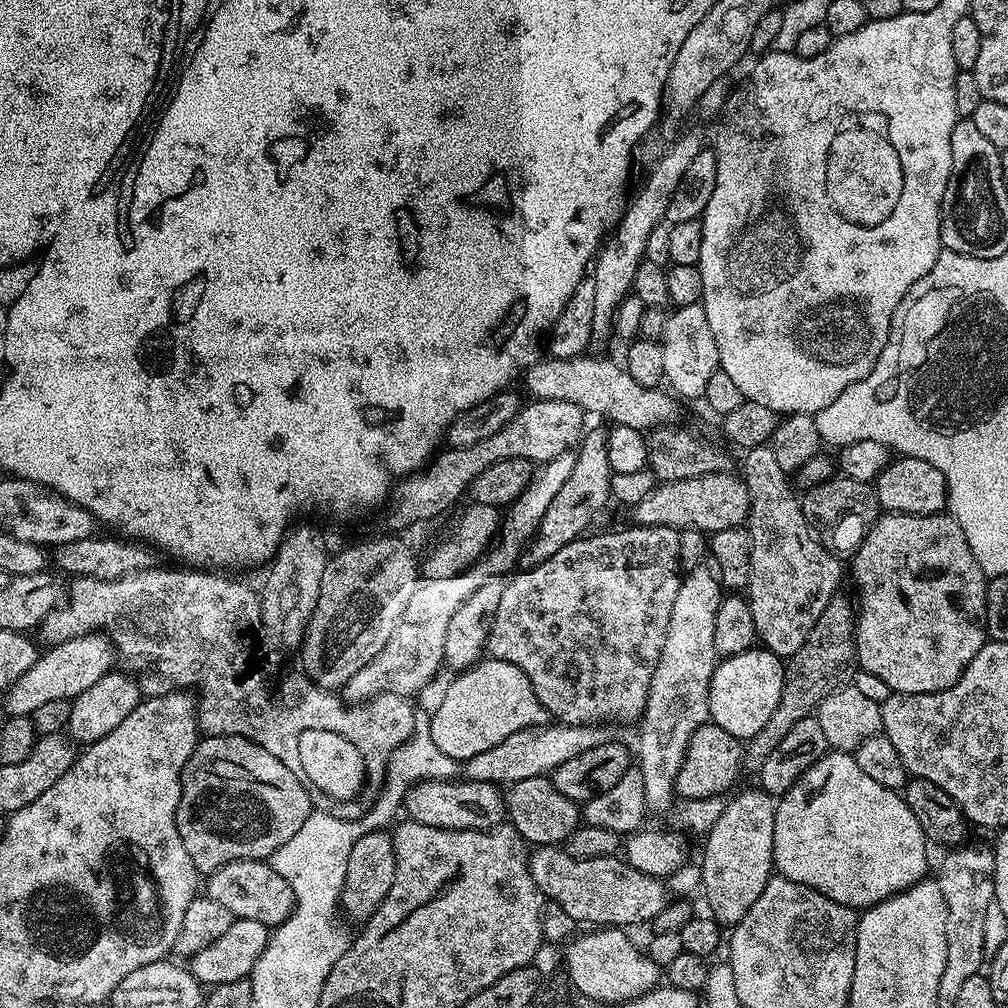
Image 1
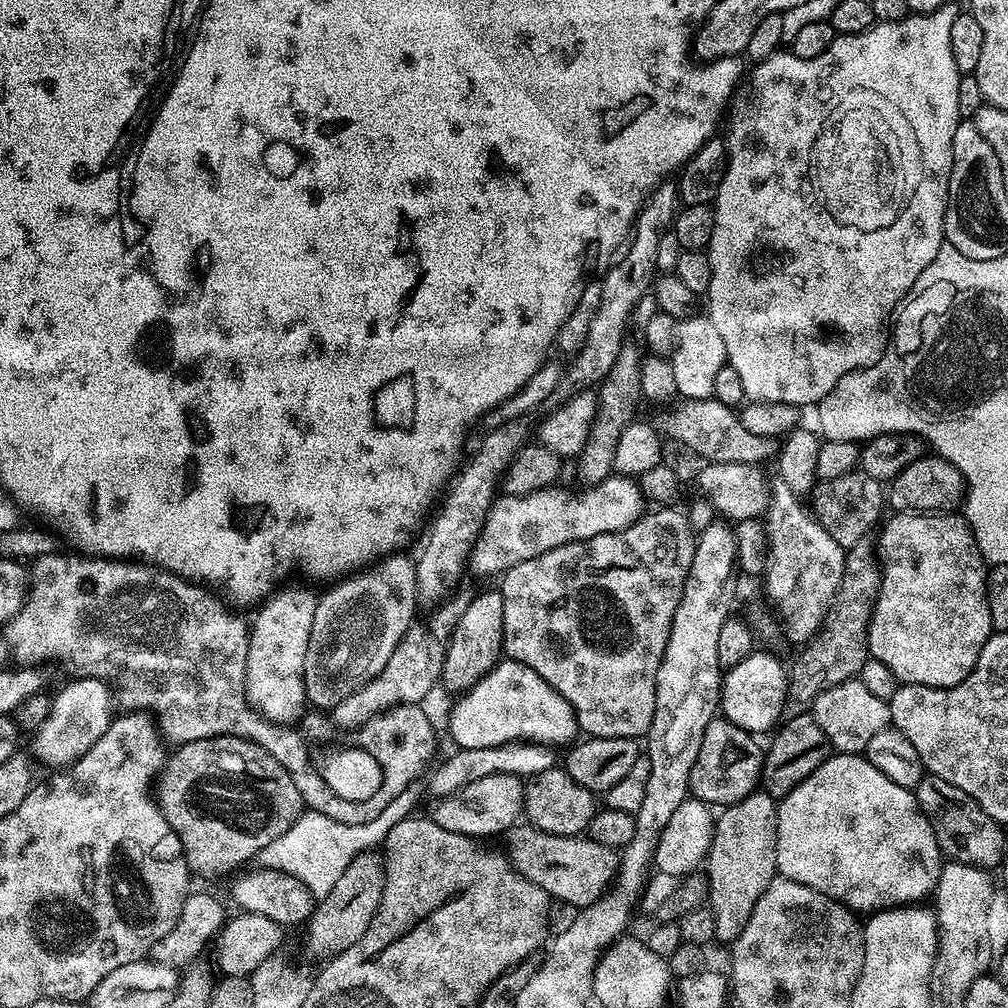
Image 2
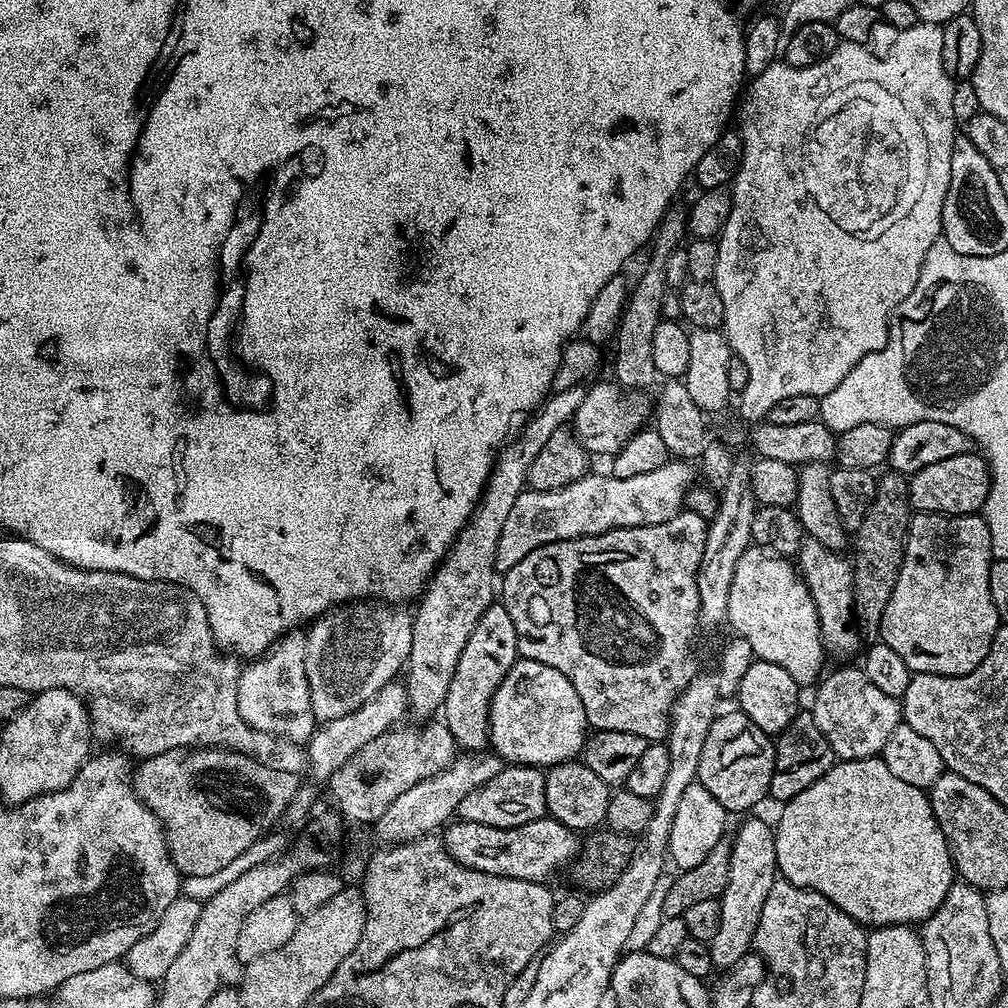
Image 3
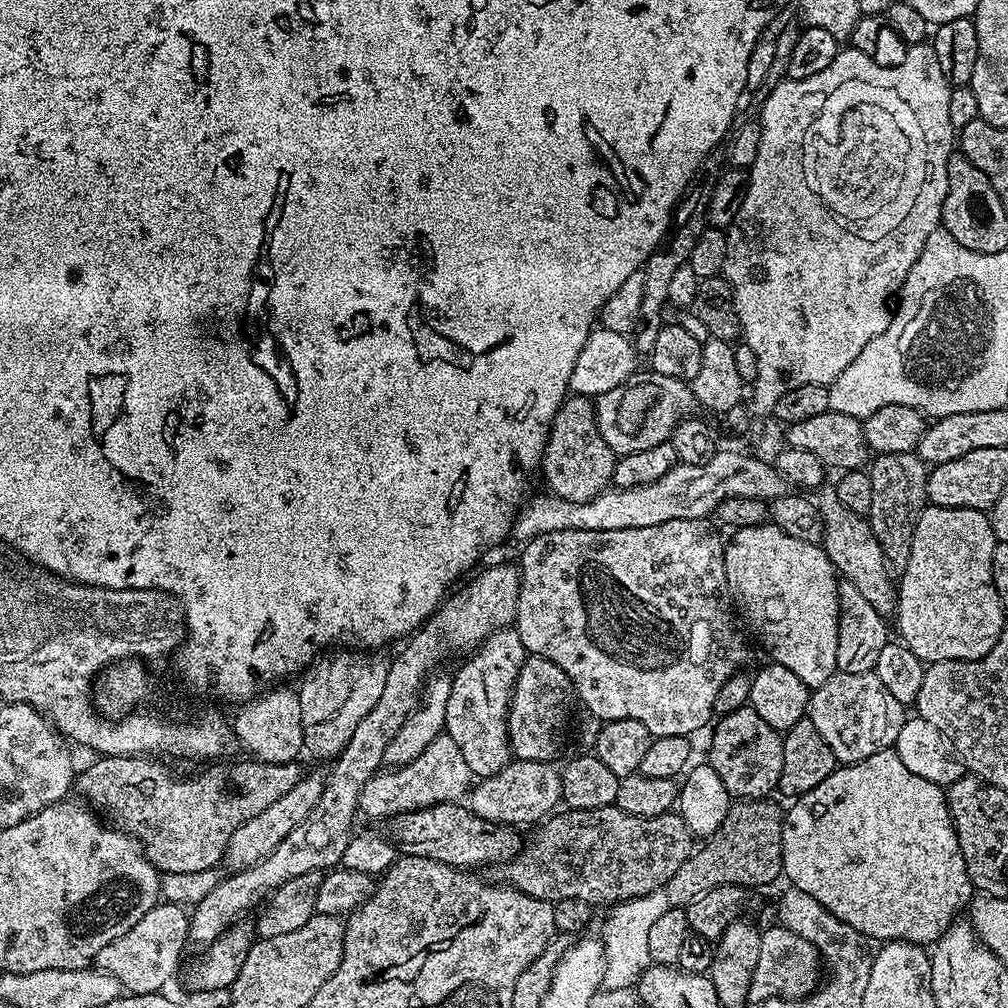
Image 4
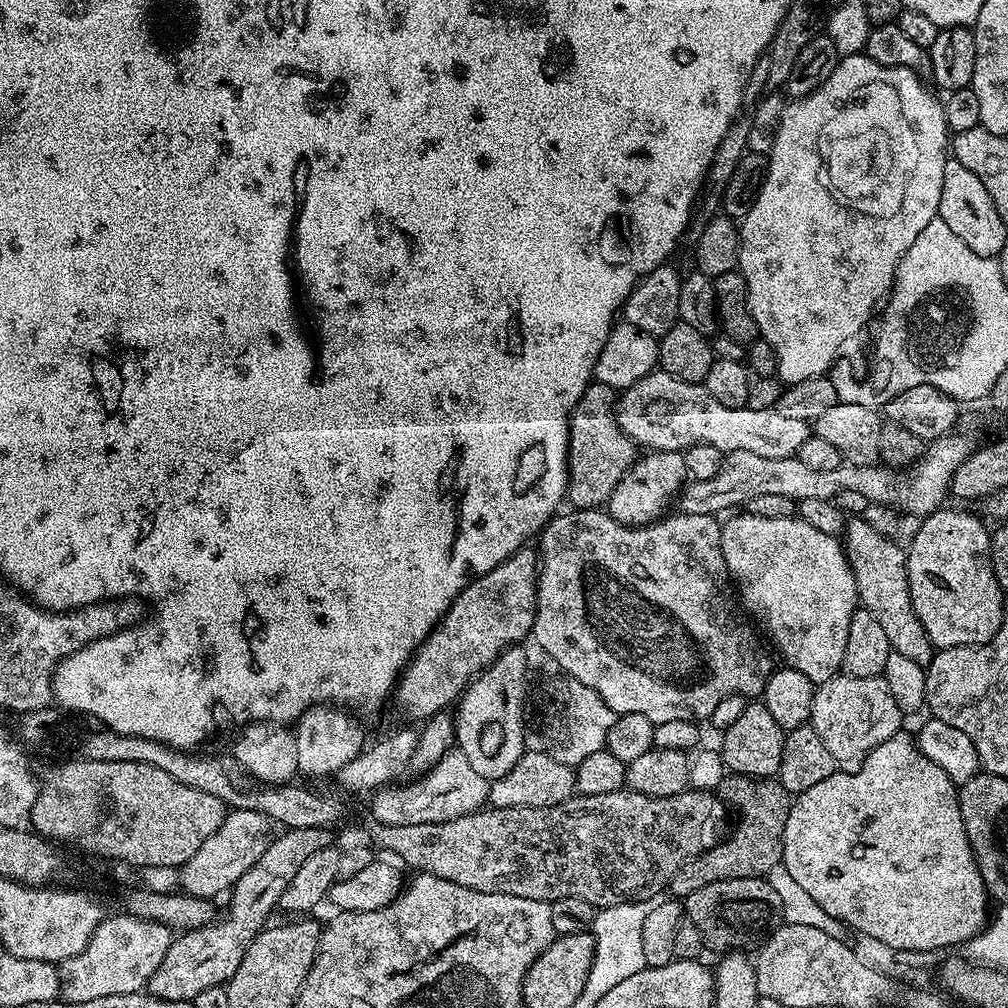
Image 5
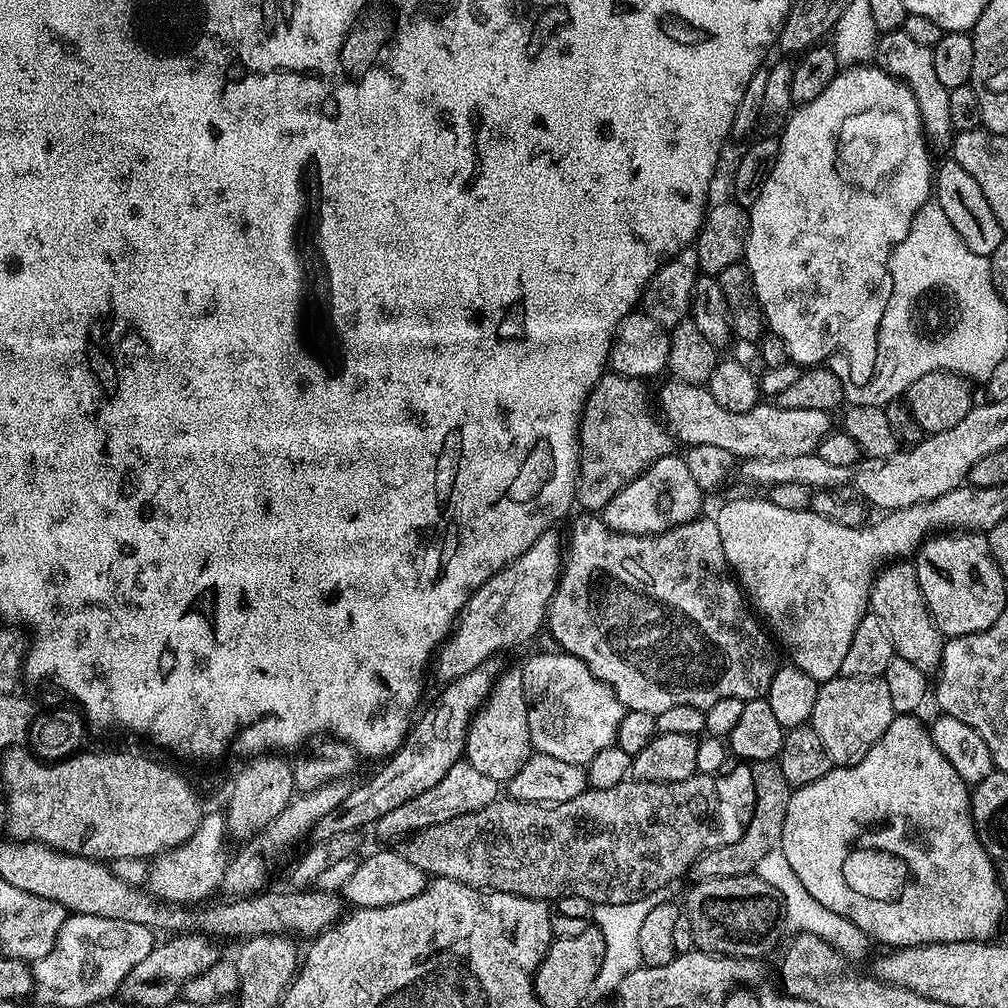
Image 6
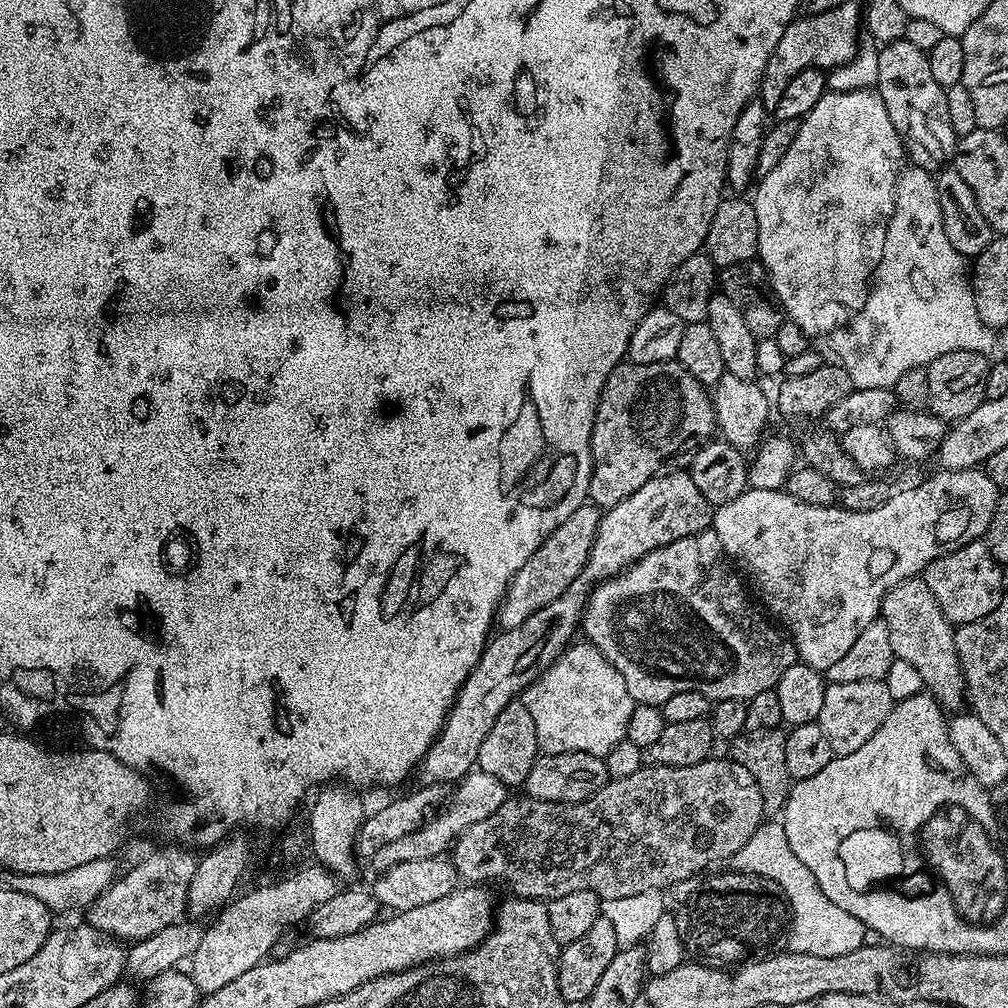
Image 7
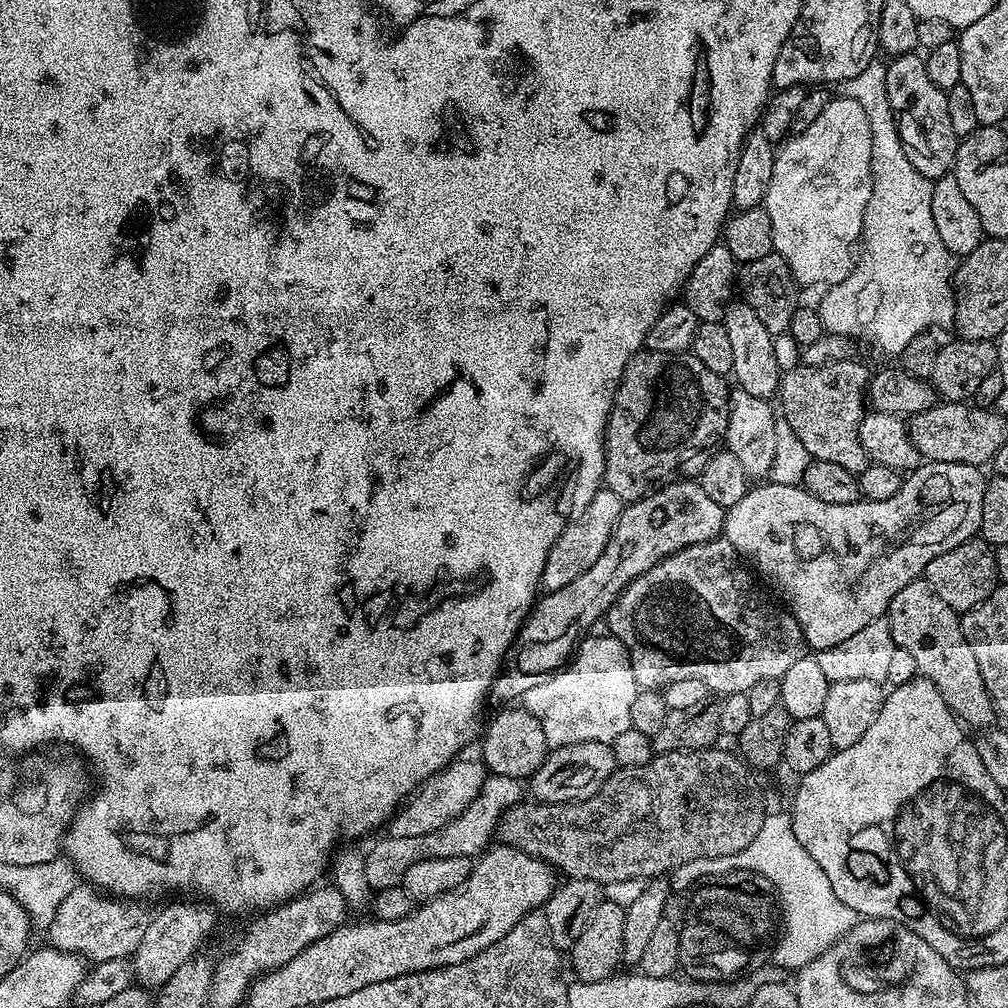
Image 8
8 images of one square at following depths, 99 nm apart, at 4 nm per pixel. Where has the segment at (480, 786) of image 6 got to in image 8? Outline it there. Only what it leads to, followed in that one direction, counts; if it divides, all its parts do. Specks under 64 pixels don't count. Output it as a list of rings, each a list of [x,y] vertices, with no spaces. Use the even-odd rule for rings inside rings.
[[[489,775],[478,794],[478,798],[474,798],[474,802],[470,802],[470,806],[461,816],[454,818],[446,826],[442,826],[442,830],[418,838],[398,838],[385,835],[384,840],[378,841],[369,852],[363,853],[366,879],[370,888],[376,892],[381,892],[387,888],[397,887],[403,881],[406,870],[423,860],[462,858],[463,856],[472,858],[483,853],[493,843],[500,826],[500,819],[515,804],[521,803],[523,796],[520,795],[523,792],[525,795],[526,788],[521,781],[505,776]]]

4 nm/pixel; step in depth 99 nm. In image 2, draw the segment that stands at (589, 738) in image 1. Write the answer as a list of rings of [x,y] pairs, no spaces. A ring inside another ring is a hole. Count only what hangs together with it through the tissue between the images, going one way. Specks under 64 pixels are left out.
[[[517,742],[503,744],[495,748],[462,748],[453,751],[449,760],[437,763],[431,769],[432,777],[428,780],[428,788],[436,798],[452,796],[459,788],[464,788],[470,782],[478,782],[478,778],[490,778],[490,774],[514,774],[521,778],[531,778],[542,774],[542,770],[550,770],[557,763],[556,756],[547,744],[530,744]],[[437,767],[437,768],[436,768]],[[436,768],[436,769],[435,769]]]

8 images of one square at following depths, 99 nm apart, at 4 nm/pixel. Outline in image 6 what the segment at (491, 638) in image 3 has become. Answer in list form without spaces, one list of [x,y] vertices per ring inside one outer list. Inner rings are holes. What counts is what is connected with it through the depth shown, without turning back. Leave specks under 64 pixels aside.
[[[514,666],[493,684],[488,700],[472,720],[472,725],[468,728],[466,759],[470,766],[474,766],[474,770],[486,774],[486,778],[507,782],[514,778],[514,774],[518,774],[518,770],[522,770],[533,752],[526,697],[522,690],[522,674],[520,668]]]

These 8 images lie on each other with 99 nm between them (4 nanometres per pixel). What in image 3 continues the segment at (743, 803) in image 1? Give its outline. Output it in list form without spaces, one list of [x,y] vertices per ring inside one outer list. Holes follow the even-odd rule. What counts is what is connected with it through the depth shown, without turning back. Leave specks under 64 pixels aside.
[[[744,818],[740,824],[740,829],[736,832],[736,837],[731,837],[731,850],[730,864],[729,864],[729,881],[726,882],[725,890],[718,897],[720,902],[720,921],[718,922],[718,934],[714,934],[714,938],[710,942],[712,950],[712,966],[716,970],[727,970],[734,967],[743,956],[749,955],[753,951],[754,941],[756,939],[756,931],[758,930],[758,918],[762,918],[762,902],[766,902],[766,894],[770,890],[770,886],[774,886],[774,882],[778,879],[778,869],[776,866],[776,833],[771,823],[767,824],[764,820],[746,820],[750,818]]]

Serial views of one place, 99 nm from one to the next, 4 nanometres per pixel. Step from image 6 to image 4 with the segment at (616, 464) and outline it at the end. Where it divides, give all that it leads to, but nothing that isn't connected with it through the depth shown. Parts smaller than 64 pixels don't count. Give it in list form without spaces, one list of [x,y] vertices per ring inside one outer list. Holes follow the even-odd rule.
[[[569,395],[558,414],[552,419],[548,441],[544,447],[542,476],[548,483],[551,495],[574,502],[592,500],[612,484],[617,457],[606,446],[596,425],[596,410],[593,401],[586,396]]]

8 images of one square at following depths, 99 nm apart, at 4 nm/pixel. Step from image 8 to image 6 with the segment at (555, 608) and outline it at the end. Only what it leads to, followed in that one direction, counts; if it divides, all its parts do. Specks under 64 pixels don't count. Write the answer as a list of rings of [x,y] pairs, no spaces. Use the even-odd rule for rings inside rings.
[[[683,455],[663,456],[649,466],[634,482],[630,482],[602,509],[602,519],[613,532],[626,536],[657,536],[659,532],[668,532],[671,528],[682,526],[691,520],[701,519],[705,493],[700,491],[698,482],[690,474],[690,466]],[[495,659],[482,662],[470,670],[470,674],[462,674],[457,680],[449,680],[443,685],[440,697],[436,700],[436,709],[421,715],[415,721],[404,743],[398,751],[391,753],[390,759],[372,776],[369,784],[361,788],[353,787],[347,798],[326,818],[316,823],[314,836],[317,841],[323,842],[334,838],[343,832],[364,830],[364,827],[375,825],[378,818],[390,814],[390,810],[398,810],[410,798],[418,798],[418,794],[426,794],[430,786],[438,786],[442,778],[465,755],[468,742],[468,728],[472,725],[480,707],[488,700],[492,686],[498,679]],[[421,719],[421,720],[420,720]],[[392,760],[392,761],[391,761]]]

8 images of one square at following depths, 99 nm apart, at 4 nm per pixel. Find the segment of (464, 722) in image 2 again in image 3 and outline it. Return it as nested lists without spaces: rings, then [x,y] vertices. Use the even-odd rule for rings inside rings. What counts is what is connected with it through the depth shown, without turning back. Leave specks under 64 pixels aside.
[[[517,659],[514,666],[502,678],[488,715],[488,742],[491,751],[509,765],[526,764],[530,768],[547,770],[556,764],[564,764],[567,760],[575,760],[584,751],[584,741],[590,735],[590,725],[586,718],[586,710],[582,706],[582,698],[578,698],[578,690],[570,686],[570,678],[566,674],[554,670],[554,666],[546,666],[542,662]]]

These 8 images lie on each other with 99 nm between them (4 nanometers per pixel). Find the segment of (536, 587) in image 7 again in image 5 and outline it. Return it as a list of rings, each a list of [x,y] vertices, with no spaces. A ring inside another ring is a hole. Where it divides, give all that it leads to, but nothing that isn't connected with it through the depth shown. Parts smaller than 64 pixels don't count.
[[[525,546],[519,548],[514,555],[506,558],[506,562],[502,562],[498,566],[494,566],[494,570],[490,570],[484,576],[472,581],[460,597],[448,607],[447,612],[441,618],[440,623],[436,625],[436,631],[430,633],[425,640],[420,644],[420,649],[415,652],[411,660],[400,673],[400,679],[396,682],[396,691],[394,693],[394,701],[396,700],[396,708],[404,716],[409,716],[412,720],[420,720],[419,722],[427,721],[428,717],[438,714],[440,711],[447,709],[449,706],[455,705],[460,699],[460,693],[472,683],[473,679],[480,675],[484,669],[489,668],[492,663],[499,658],[500,653],[505,648],[510,648],[521,643],[523,636],[527,637],[532,631],[532,623],[534,622],[534,614],[536,613],[536,578],[538,575],[538,556],[535,551],[531,552],[531,547]]]

